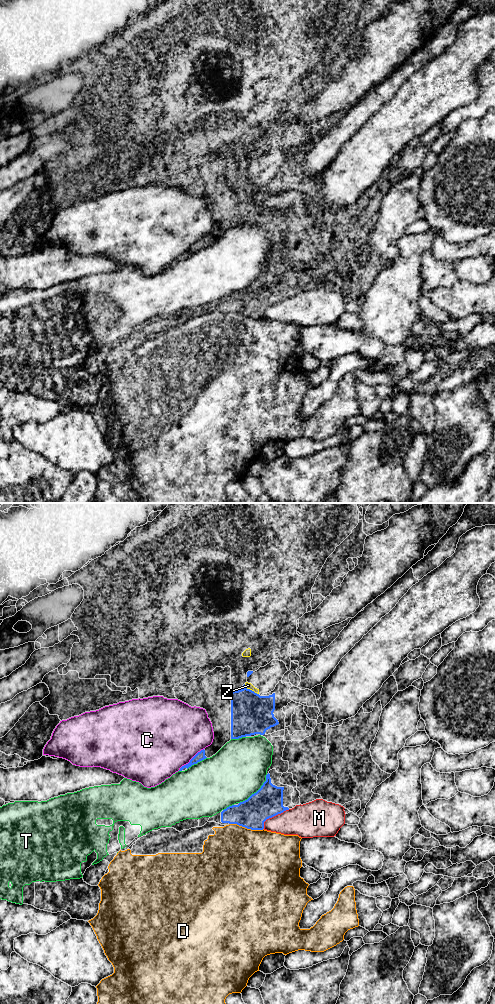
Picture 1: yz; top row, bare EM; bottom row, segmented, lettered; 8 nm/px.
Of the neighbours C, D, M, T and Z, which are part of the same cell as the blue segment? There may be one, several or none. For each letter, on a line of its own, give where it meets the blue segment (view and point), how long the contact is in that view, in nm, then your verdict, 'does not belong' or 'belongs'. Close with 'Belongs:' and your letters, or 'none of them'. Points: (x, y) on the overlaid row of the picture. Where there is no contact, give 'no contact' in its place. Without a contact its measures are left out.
C: yz (190, 760) | 280 nm | does not belong
D: yz (246, 827) | 280 nm | does not belong
M: yz (273, 816) | 260 nm | does not belong
T: yz (257, 791) | 340 nm | does not belong
Z: yz (251, 690) | 150 nm | does not belong
Belongs: none of them

